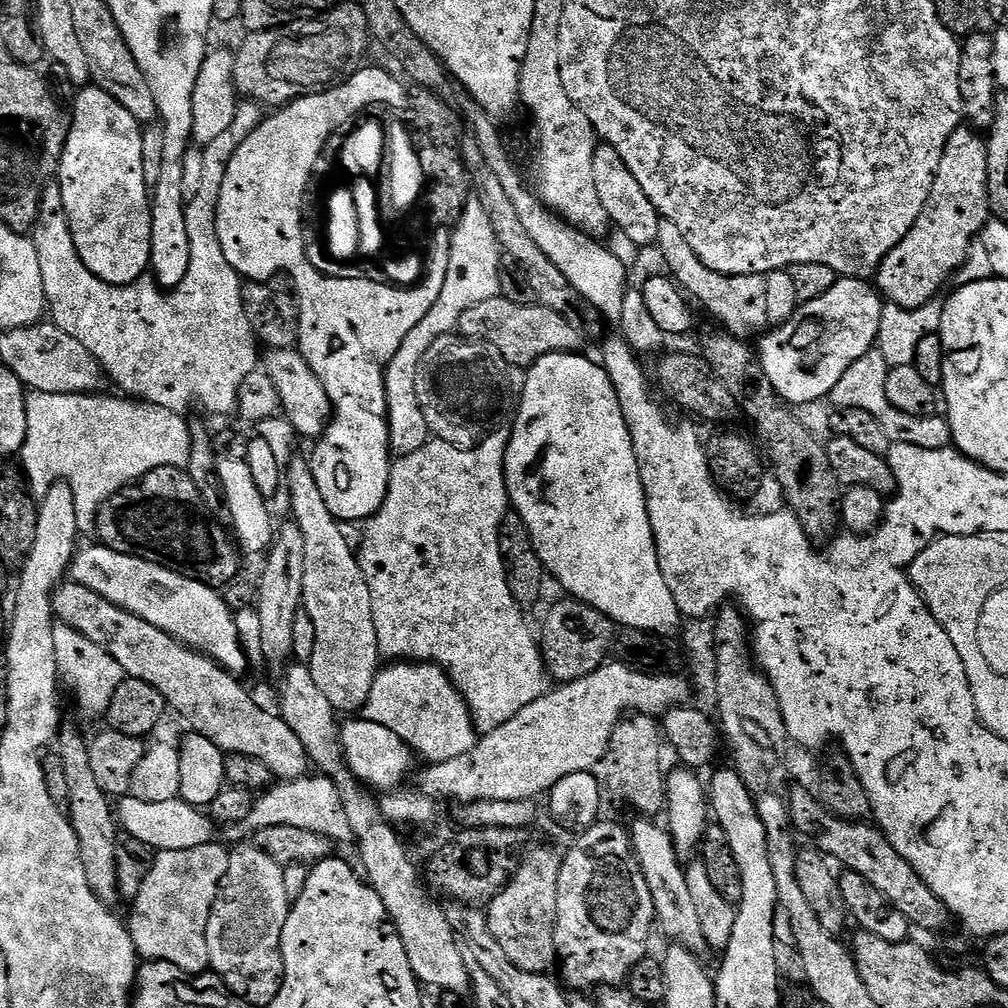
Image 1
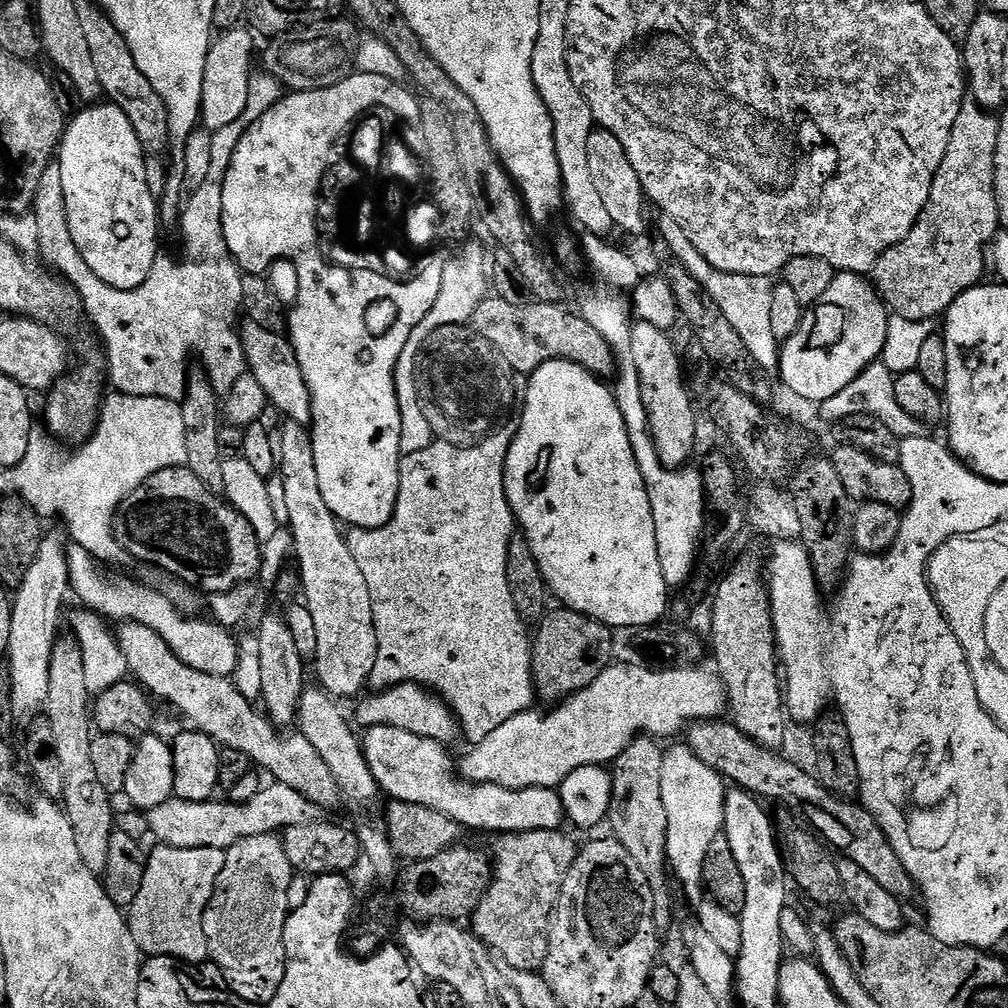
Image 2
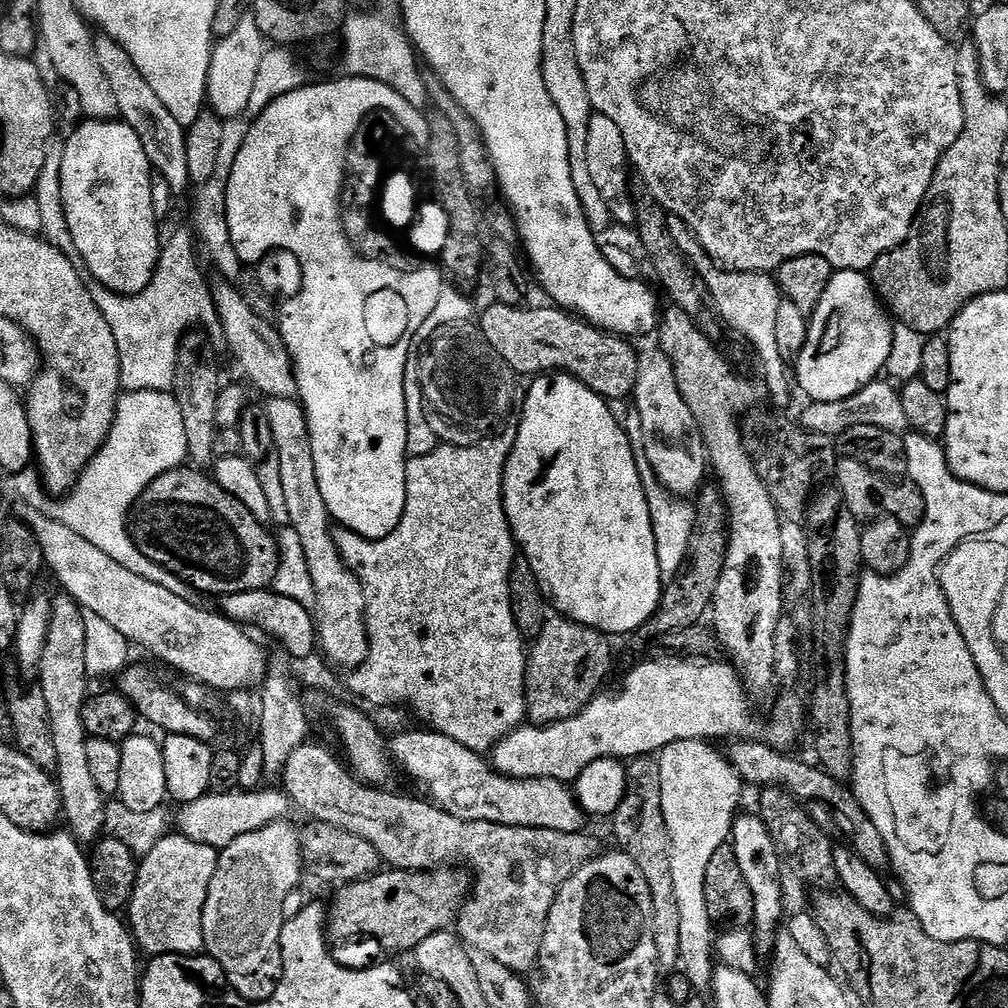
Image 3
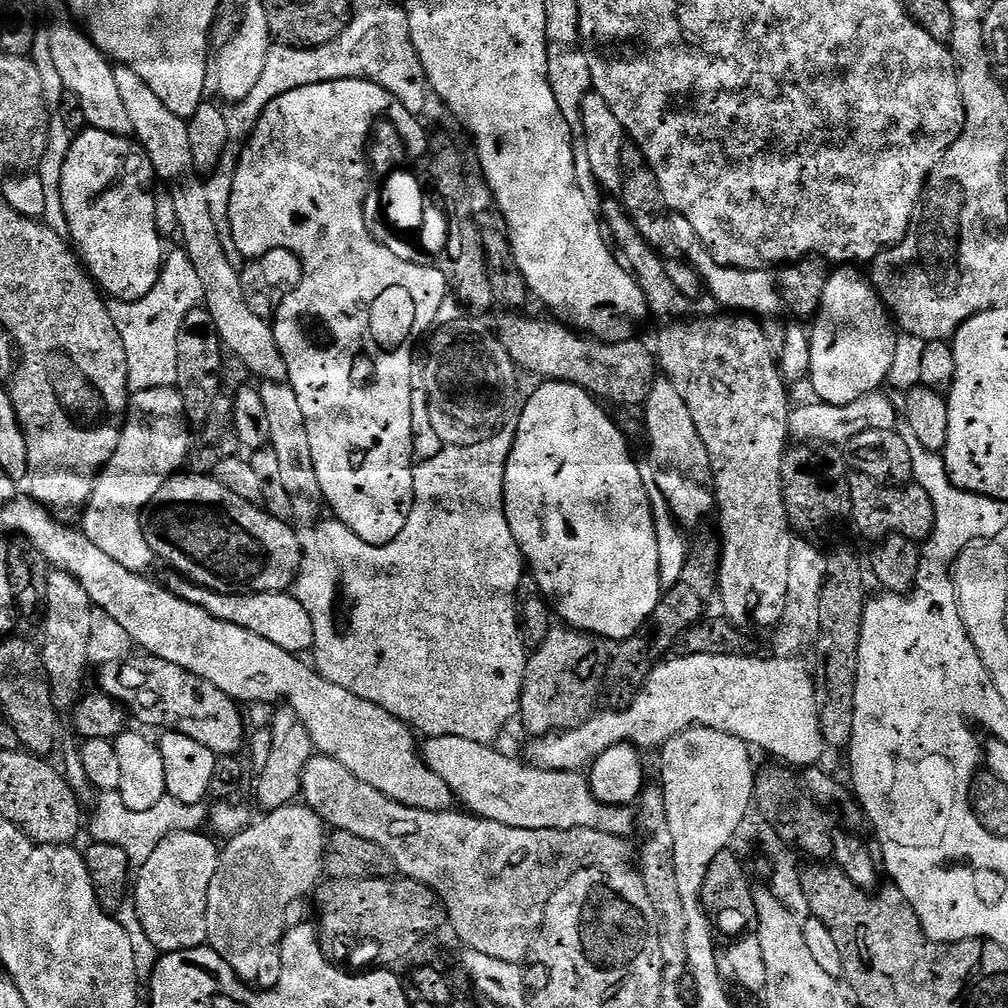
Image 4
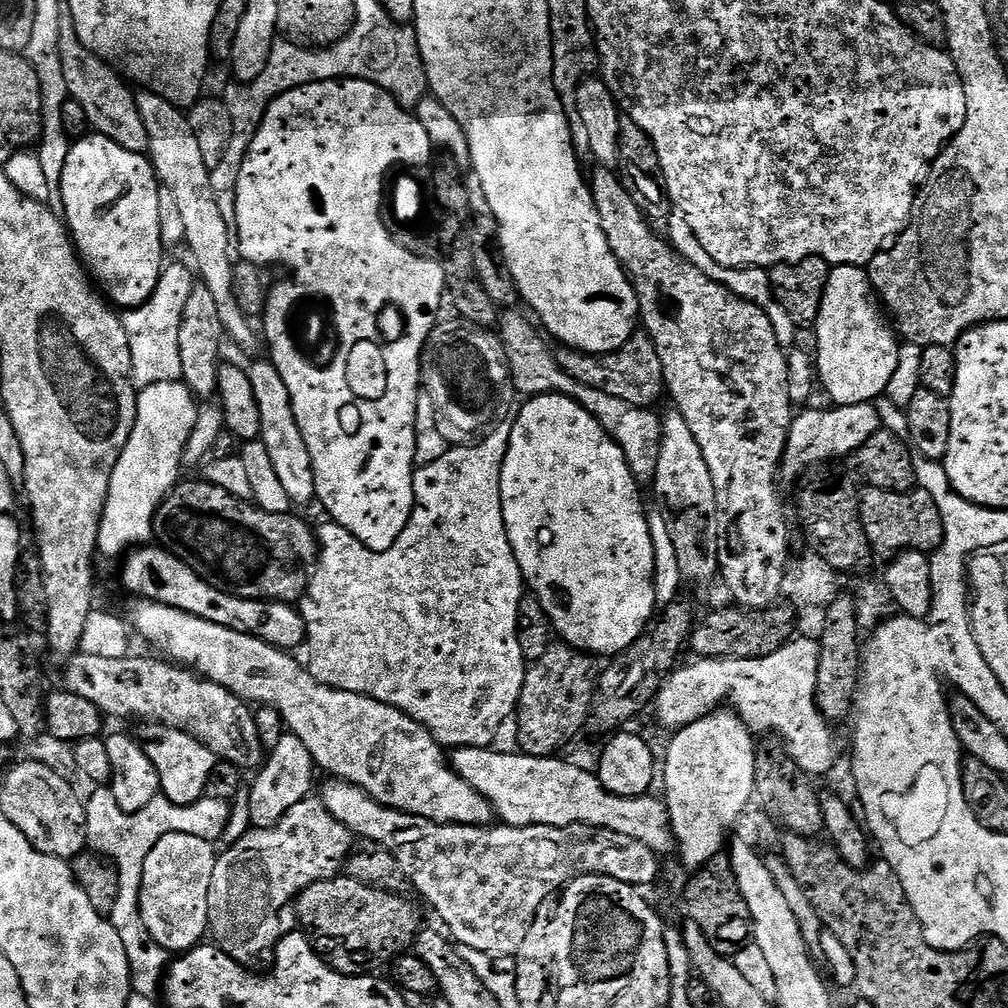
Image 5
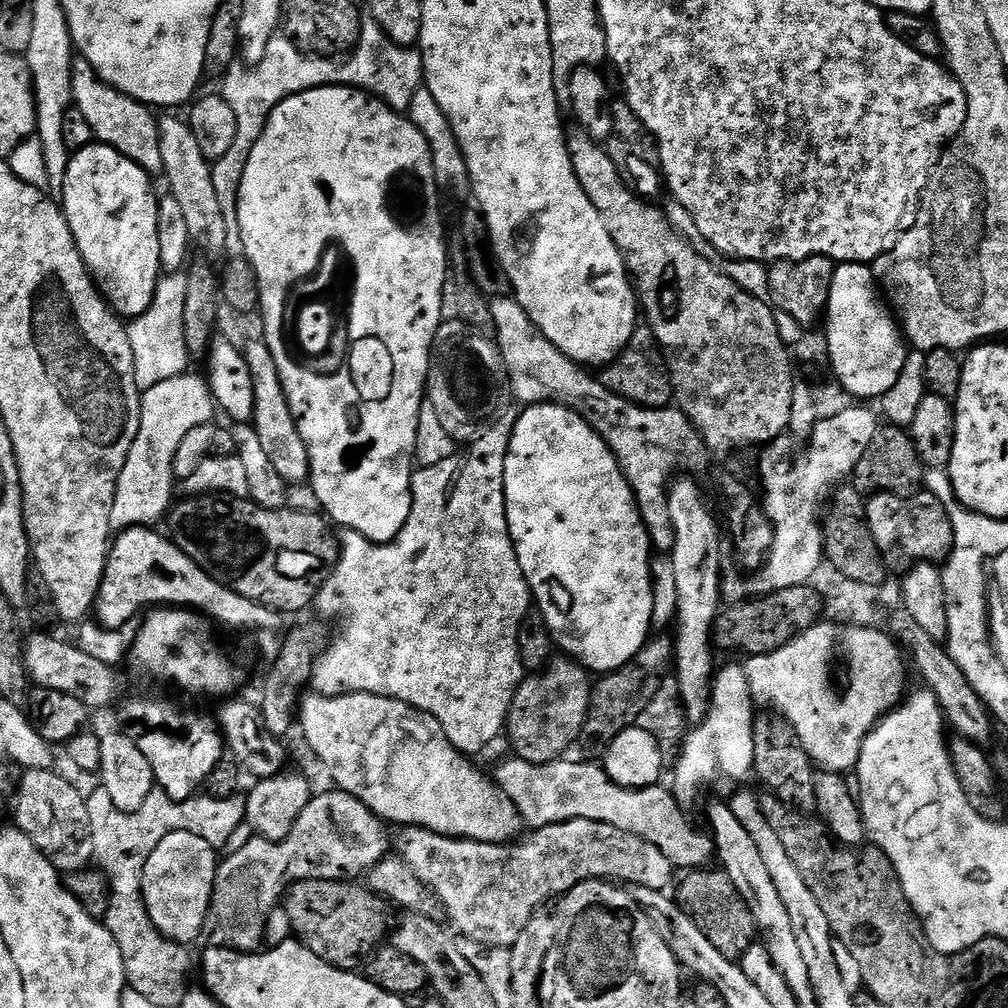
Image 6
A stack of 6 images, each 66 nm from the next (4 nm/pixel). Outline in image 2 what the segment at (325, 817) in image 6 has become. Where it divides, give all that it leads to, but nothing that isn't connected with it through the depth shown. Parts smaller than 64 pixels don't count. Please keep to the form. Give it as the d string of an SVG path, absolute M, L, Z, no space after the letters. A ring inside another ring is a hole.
M279 835L240 840L233 848L227 849L222 874L218 874L214 894L206 906L204 933L211 963L219 969L238 998L242 998L250 1006L267 1006L284 981L288 961L284 949L284 927L289 914L287 891L293 875L292 863L290 858L286 858L284 842Z

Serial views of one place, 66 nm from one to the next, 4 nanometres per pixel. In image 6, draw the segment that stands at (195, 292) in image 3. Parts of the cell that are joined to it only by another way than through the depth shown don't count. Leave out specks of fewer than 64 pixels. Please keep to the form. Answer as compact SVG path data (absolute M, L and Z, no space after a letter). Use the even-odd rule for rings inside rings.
M161 275L154 302L146 314L135 317L127 325L130 350L134 350L134 374L141 390L153 388L175 376L189 371L190 357L186 350L186 338L182 338L182 310L186 302L184 276Z

